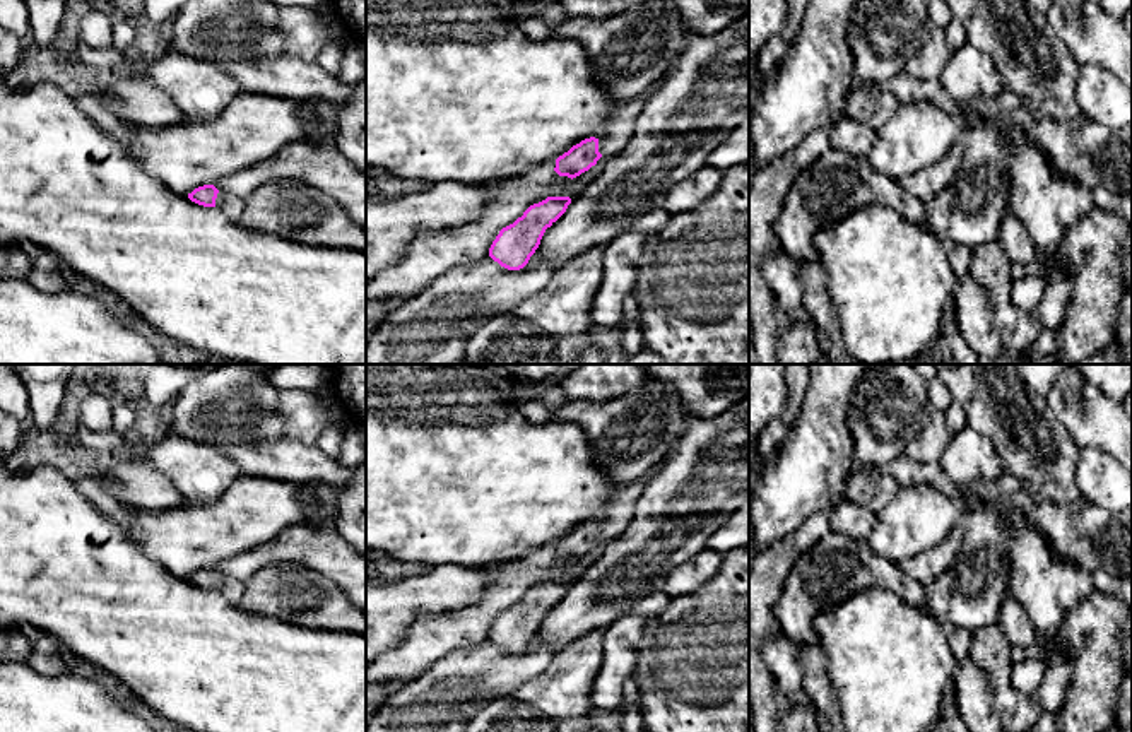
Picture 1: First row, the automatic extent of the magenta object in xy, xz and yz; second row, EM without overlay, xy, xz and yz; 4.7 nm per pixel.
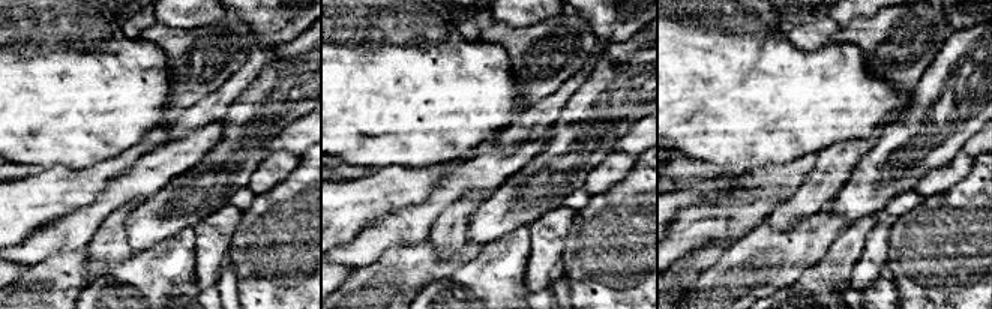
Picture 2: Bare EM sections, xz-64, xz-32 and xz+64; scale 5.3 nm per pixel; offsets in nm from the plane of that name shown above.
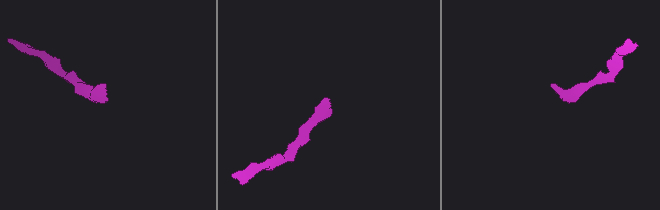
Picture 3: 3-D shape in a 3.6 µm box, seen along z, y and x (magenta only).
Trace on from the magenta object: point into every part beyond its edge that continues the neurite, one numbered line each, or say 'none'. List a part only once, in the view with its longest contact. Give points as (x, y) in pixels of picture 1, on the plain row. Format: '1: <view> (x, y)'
1: xz (616, 515)

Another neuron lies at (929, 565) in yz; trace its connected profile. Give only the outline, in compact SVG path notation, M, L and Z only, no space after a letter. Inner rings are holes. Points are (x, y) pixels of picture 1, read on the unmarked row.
M958 523L940 544L913 558L905 559L898 566L906 576L927 587L946 570L952 568L961 552L963 540L964 532Z

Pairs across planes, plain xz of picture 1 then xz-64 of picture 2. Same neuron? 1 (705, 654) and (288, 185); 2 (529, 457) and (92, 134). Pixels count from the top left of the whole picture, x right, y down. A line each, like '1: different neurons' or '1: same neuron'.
1: same neuron
2: same neuron

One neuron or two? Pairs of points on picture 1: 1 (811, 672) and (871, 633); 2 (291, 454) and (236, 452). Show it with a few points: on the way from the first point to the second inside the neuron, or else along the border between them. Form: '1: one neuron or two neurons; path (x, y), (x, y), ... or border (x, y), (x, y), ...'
1: two neurons; border (818, 643), (826, 657), (826, 678), (833, 690)
2: one neuron; path (277, 454), (250, 454)

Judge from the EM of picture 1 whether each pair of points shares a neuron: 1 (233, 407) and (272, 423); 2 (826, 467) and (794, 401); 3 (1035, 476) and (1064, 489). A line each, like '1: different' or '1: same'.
1: same
2: different
3: same

